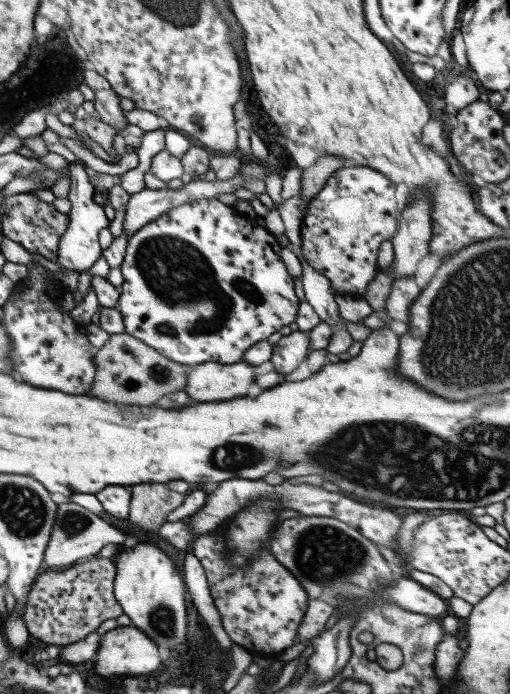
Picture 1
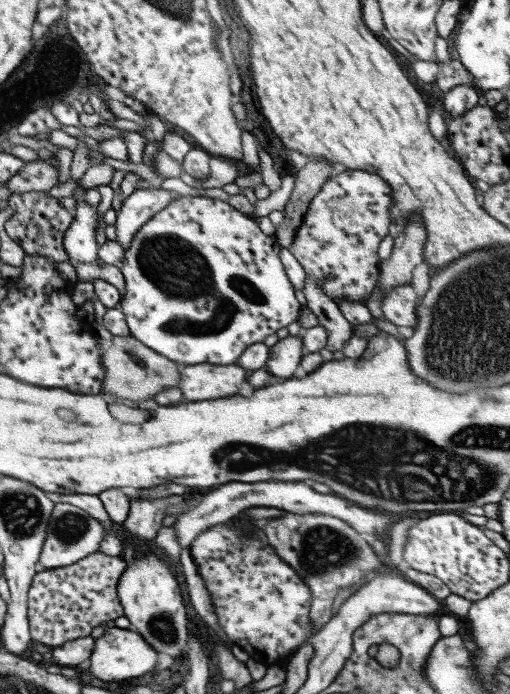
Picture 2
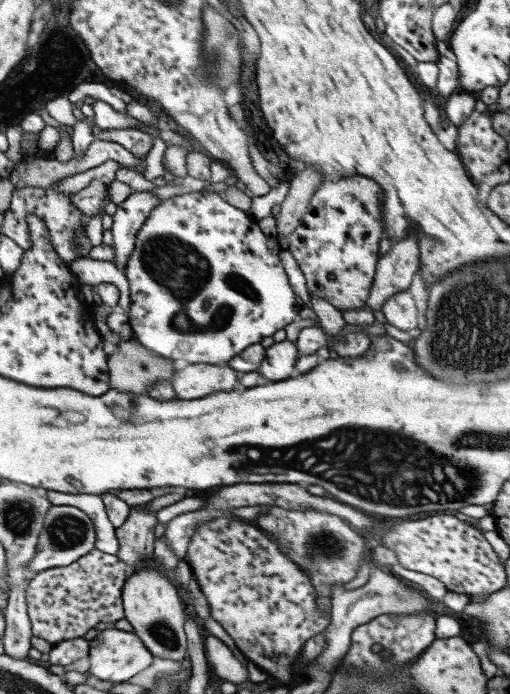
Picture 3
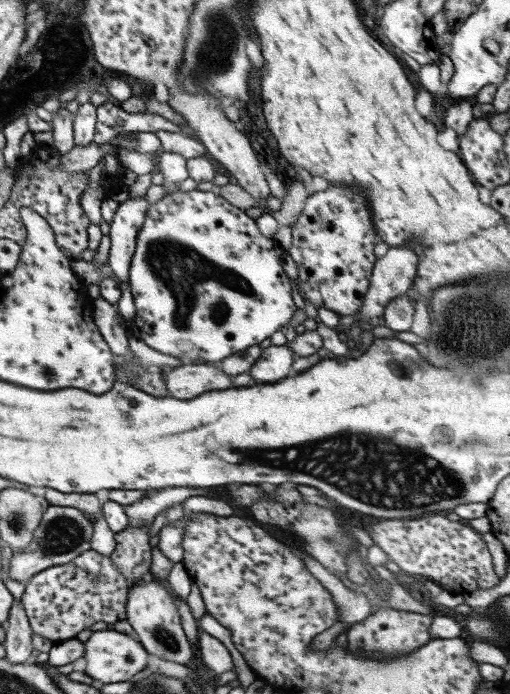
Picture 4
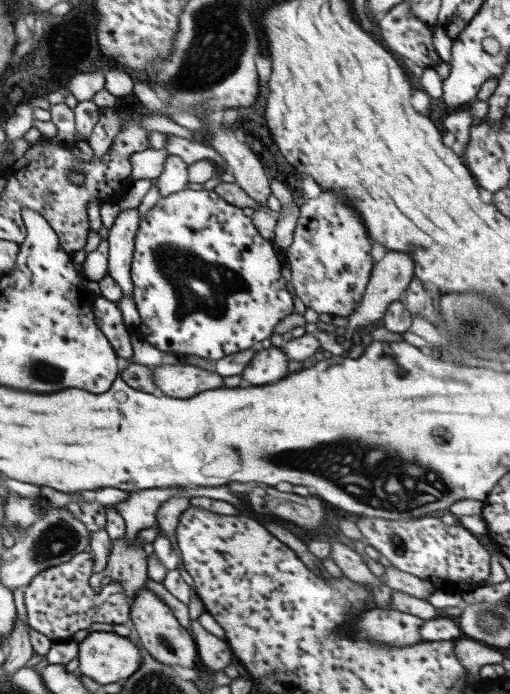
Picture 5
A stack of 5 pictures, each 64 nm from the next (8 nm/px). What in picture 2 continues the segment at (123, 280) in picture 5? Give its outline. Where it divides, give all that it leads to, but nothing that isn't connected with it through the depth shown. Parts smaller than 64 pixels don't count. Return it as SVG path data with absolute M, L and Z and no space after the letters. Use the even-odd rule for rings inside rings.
M152 188L137 189L125 198L116 212L115 230L112 232L112 238L117 240L121 251L124 253L129 249L132 236L155 211L161 210L177 197L179 195L175 192Z

